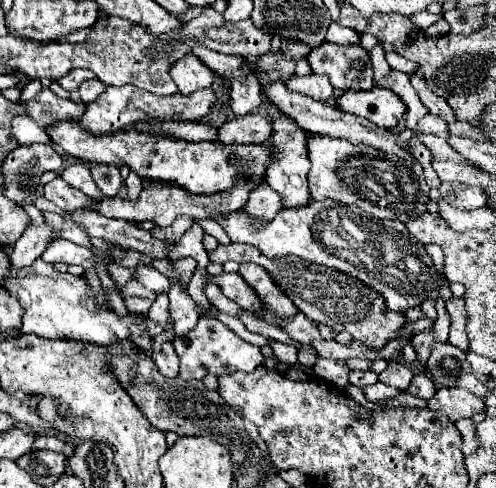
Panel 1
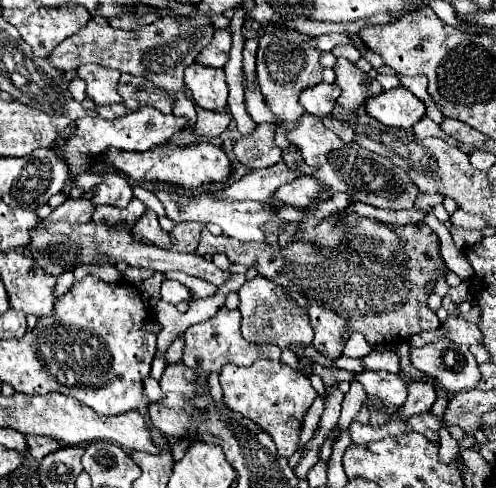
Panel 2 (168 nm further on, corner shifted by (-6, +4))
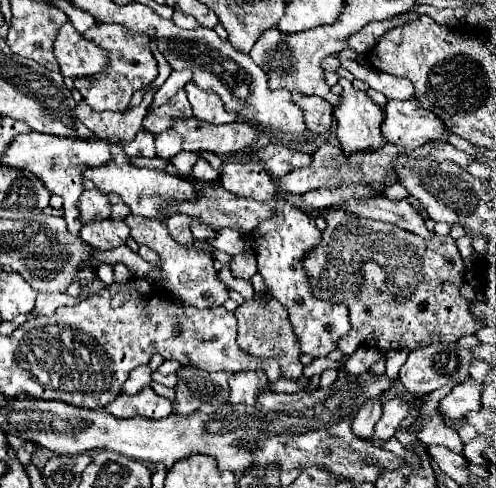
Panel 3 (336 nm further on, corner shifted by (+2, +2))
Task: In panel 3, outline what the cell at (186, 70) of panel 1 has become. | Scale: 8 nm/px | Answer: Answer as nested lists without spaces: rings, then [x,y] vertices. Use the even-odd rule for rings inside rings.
[[[188,82],[184,86],[184,90],[188,92],[188,100],[190,100],[190,106],[192,106],[192,112],[194,112],[196,118],[200,118],[204,122],[210,122],[210,124],[236,122],[238,116],[230,116],[216,94],[204,92],[192,82]]]

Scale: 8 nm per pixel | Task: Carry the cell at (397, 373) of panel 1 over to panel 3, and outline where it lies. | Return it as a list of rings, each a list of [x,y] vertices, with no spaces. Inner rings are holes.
[[[376,398],[376,400],[368,400],[368,402],[360,408],[360,412],[356,414],[356,418],[354,418],[352,426],[350,426],[352,432],[354,432],[358,438],[362,438],[362,440],[372,438],[372,430],[374,430],[374,424],[378,422],[380,414],[382,414],[382,404],[380,404],[380,400],[378,400],[378,398]]]

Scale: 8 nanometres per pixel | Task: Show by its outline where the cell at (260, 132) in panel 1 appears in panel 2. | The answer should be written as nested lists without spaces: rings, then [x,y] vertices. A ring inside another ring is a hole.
[[[256,124],[254,132],[234,142],[234,154],[248,168],[266,168],[280,162],[282,154],[274,144],[274,124]]]

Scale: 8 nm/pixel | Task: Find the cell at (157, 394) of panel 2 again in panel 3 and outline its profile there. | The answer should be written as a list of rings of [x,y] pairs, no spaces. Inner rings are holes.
[[[146,386],[140,394],[134,396],[120,394],[112,404],[104,406],[104,412],[116,418],[142,416],[142,418],[160,420],[172,414],[172,402],[164,396],[158,396],[150,386]]]

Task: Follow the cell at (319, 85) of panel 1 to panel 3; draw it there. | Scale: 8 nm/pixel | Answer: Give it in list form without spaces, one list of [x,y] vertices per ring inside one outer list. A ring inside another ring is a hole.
[[[294,94],[294,102],[304,110],[304,122],[306,128],[312,134],[326,134],[332,126],[332,106],[318,98],[318,96],[306,96],[306,94]]]

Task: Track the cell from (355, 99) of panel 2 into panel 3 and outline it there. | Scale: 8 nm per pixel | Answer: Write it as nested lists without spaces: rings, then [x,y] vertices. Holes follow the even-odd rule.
[[[342,78],[340,86],[344,88],[344,92],[342,92],[340,104],[334,110],[334,116],[338,120],[336,136],[338,136],[338,142],[340,142],[342,150],[344,150],[344,156],[350,156],[354,152],[370,152],[370,150],[384,148],[386,140],[382,138],[382,132],[380,132],[380,126],[384,122],[384,110],[380,106],[376,106],[366,96],[366,92],[356,92],[354,86],[352,86],[352,82],[348,82],[348,80]]]

